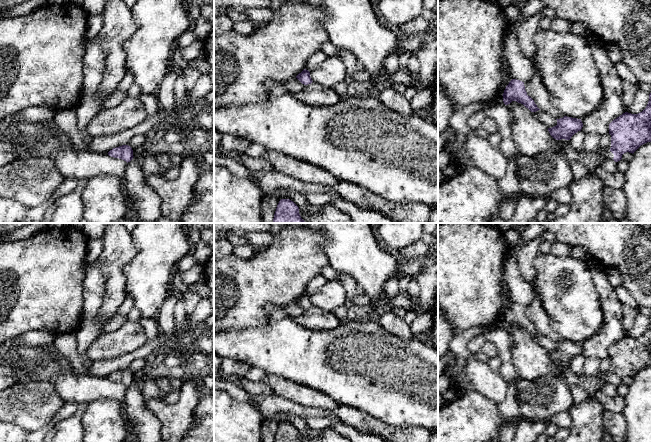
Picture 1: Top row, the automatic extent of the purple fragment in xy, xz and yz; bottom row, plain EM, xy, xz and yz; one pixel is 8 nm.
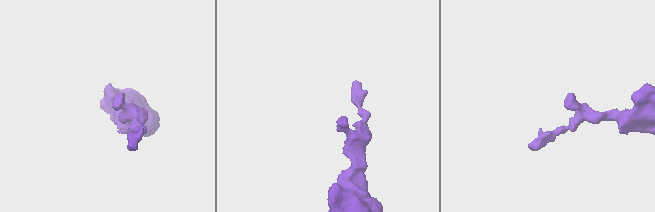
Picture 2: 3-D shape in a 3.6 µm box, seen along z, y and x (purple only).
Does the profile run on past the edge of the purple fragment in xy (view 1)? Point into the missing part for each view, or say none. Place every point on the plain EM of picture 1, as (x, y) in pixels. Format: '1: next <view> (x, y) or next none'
1: next none

